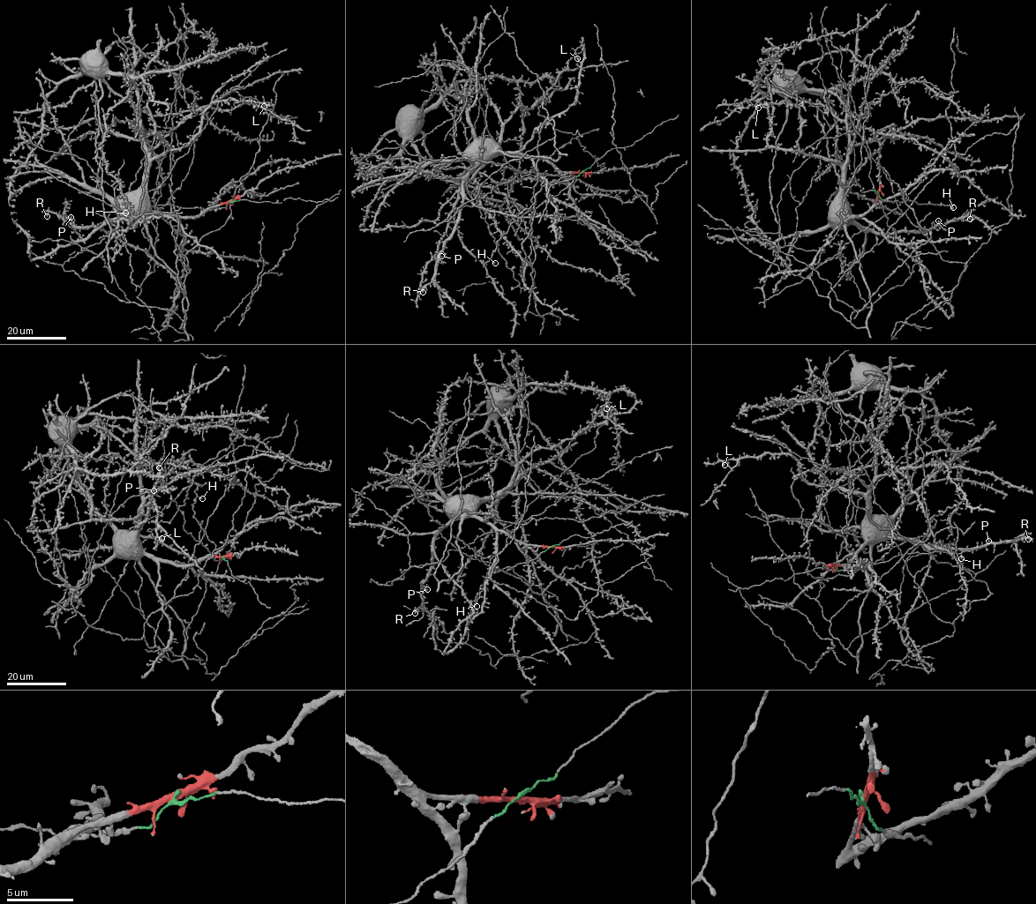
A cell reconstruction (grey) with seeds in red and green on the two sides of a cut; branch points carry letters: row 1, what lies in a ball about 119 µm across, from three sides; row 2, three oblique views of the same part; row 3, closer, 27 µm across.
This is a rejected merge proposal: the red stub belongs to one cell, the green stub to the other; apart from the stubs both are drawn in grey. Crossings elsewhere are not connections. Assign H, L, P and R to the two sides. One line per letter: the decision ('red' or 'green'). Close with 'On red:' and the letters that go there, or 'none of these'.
H: green
L: red
P: red
R: red
On red: L, P, R

